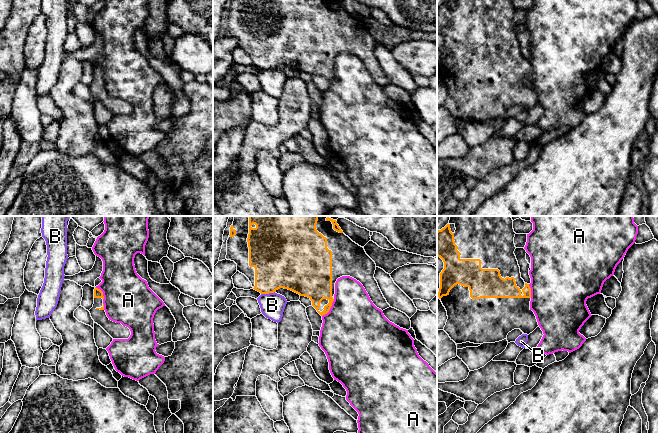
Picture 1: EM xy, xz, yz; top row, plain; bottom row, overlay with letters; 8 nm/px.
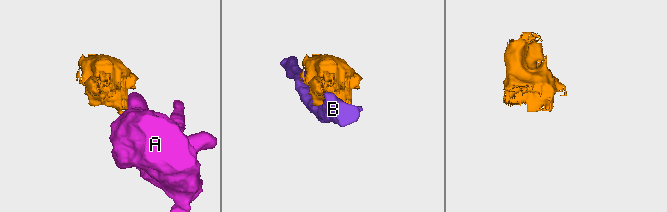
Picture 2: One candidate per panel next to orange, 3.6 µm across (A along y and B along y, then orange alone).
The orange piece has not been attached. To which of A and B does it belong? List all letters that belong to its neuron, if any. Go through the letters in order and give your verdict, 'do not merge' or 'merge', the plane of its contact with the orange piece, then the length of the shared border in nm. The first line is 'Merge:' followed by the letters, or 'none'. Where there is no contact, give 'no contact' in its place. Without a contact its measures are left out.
Merge: none
A: do not merge; meets orange in xz; contact 170 nm long
B: do not merge; meets orange in xz; contact 110 nm long

